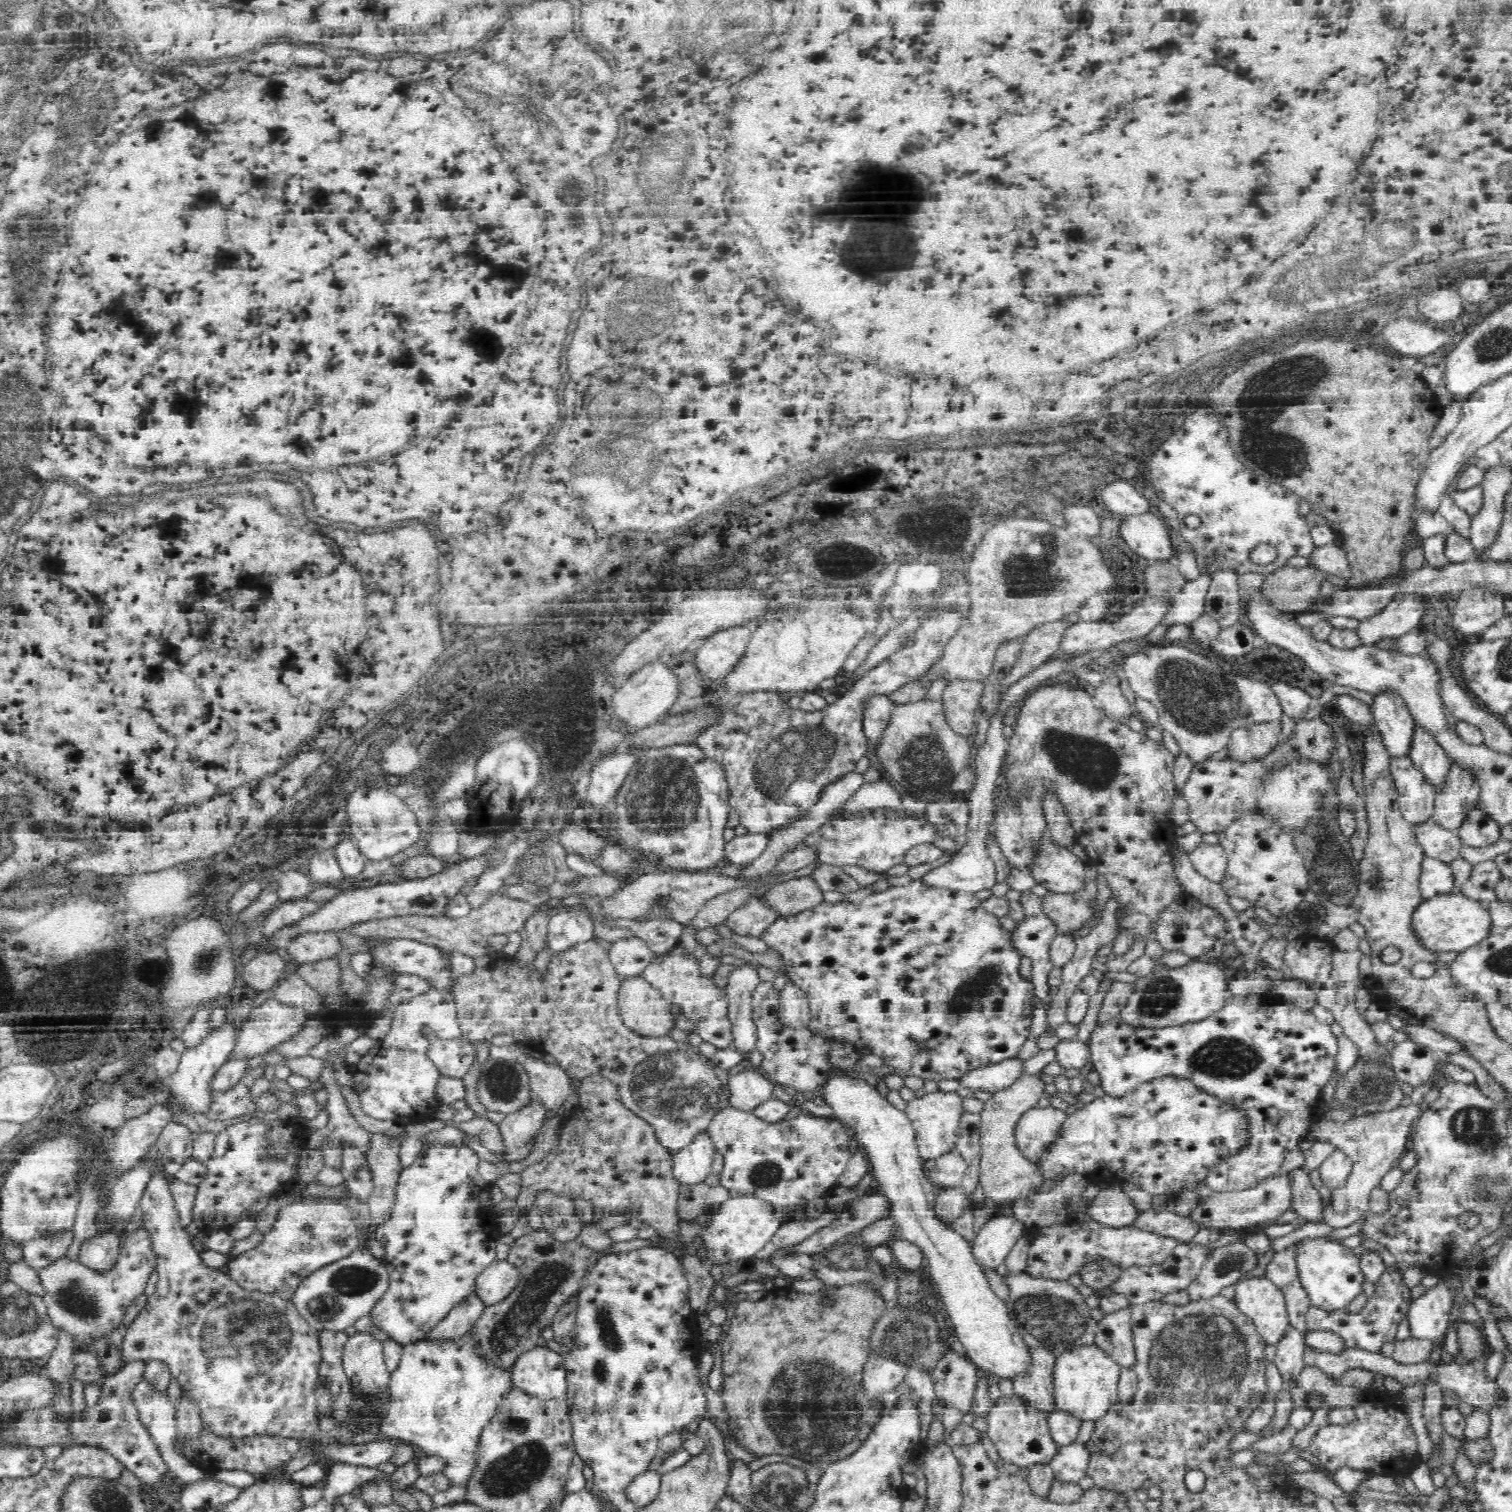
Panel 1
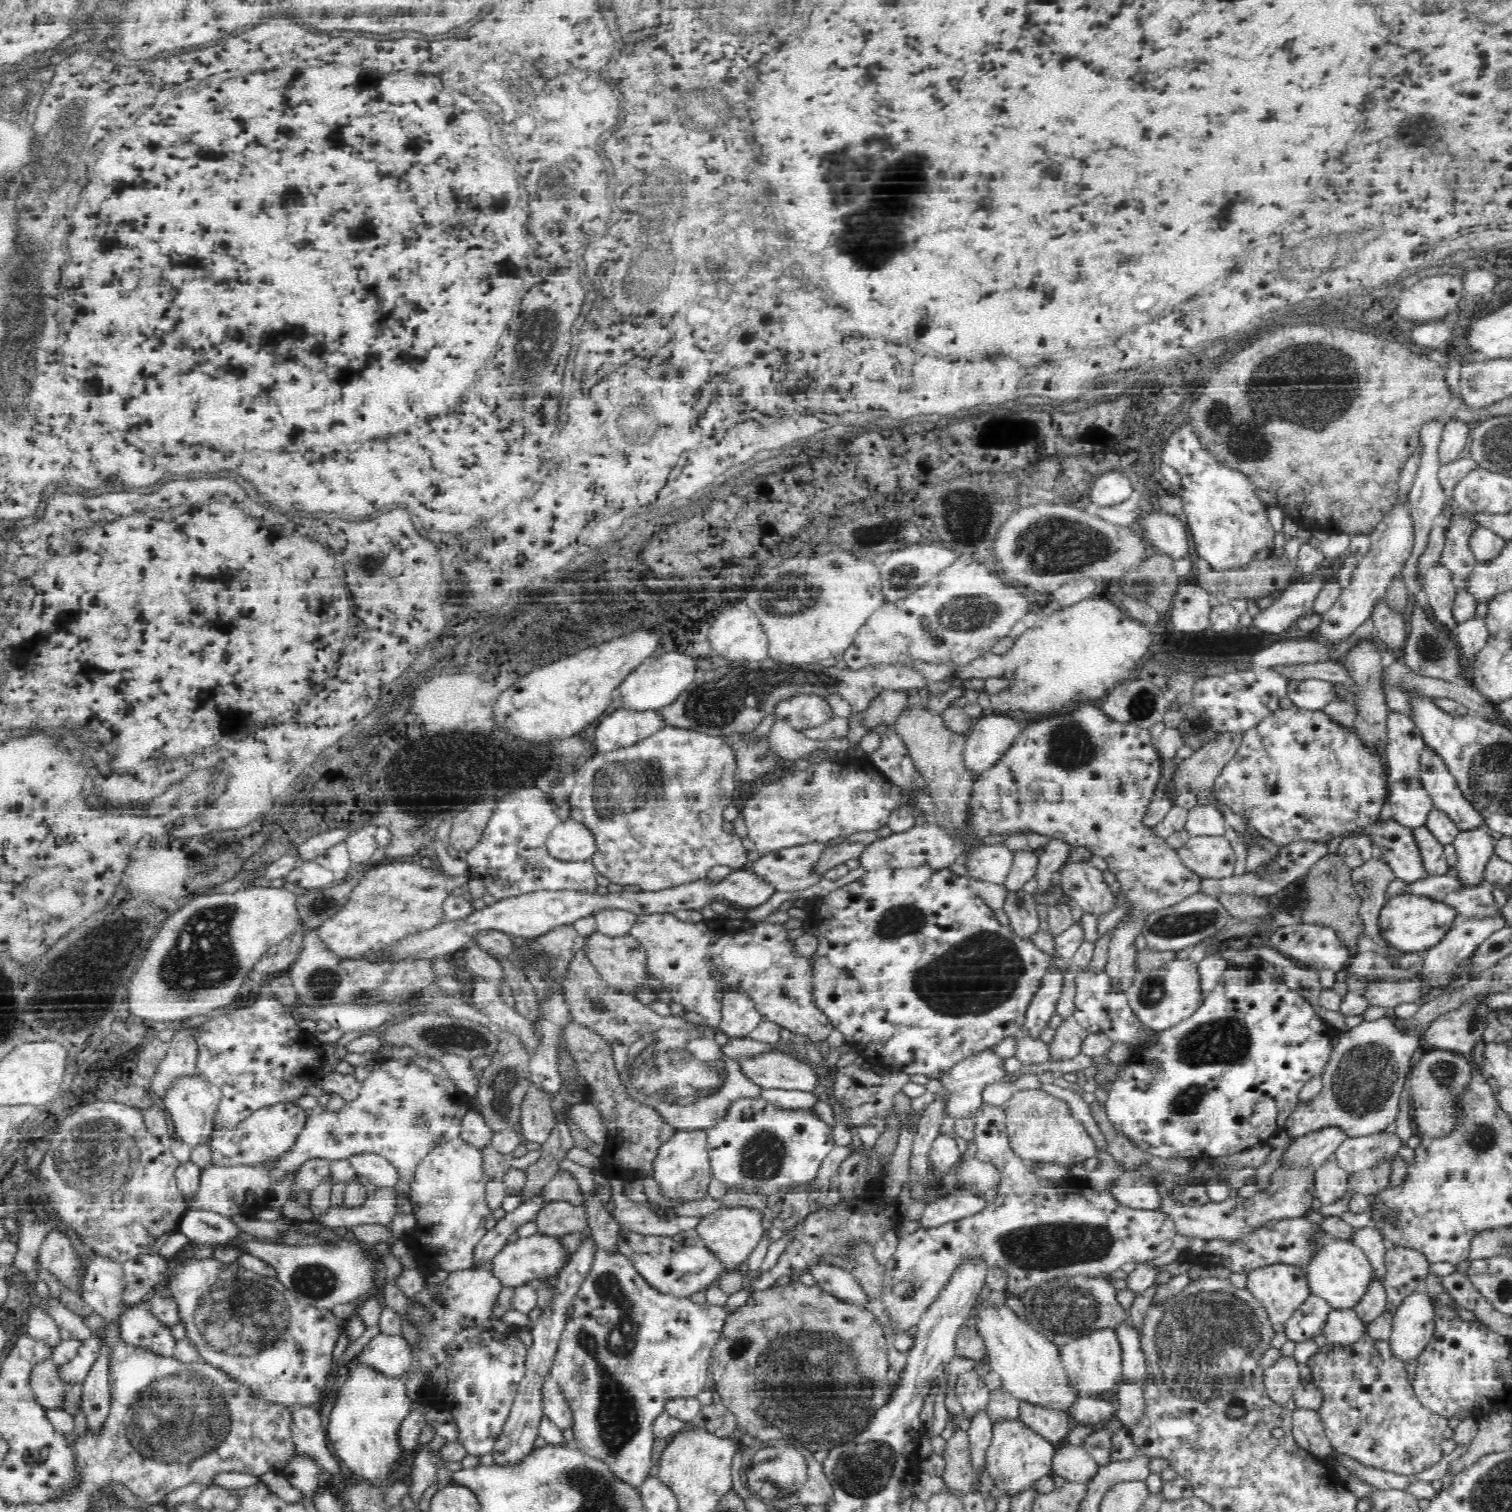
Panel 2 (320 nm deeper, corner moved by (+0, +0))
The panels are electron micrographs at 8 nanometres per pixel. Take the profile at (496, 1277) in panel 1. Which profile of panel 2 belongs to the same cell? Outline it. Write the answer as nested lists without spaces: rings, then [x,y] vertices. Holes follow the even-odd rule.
[[[536,1234],[532,1238],[520,1237],[516,1242],[506,1244],[490,1264],[491,1276],[496,1277],[503,1288],[515,1288],[534,1279],[552,1275],[562,1268],[563,1247],[554,1238]]]

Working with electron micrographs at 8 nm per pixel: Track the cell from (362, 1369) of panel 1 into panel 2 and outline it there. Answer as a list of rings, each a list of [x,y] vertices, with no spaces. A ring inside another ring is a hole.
[[[361,1358],[349,1362],[345,1368],[344,1379],[338,1386],[336,1402],[329,1407],[327,1435],[331,1450],[351,1472],[364,1478],[364,1482],[375,1483],[381,1488],[387,1488],[391,1481],[389,1476],[393,1472],[395,1461],[402,1450],[398,1447],[398,1428],[410,1413],[411,1399],[407,1396],[405,1382],[402,1378],[391,1377],[380,1372],[377,1368],[361,1361]]]

